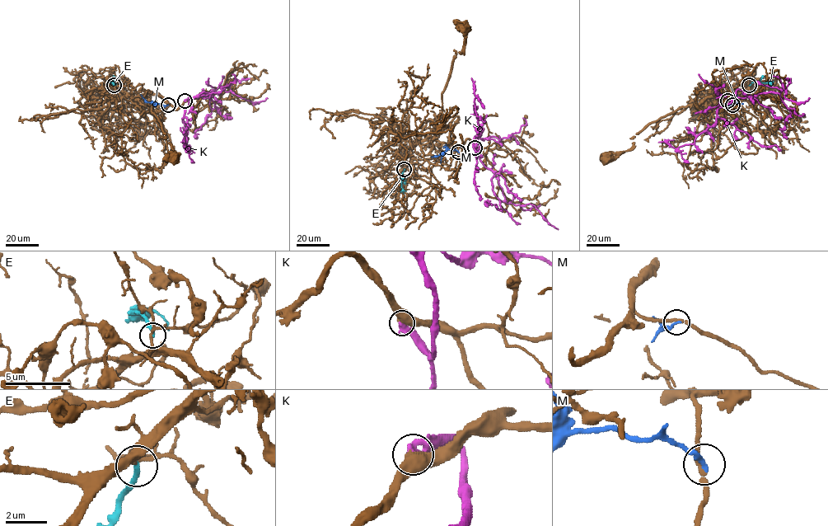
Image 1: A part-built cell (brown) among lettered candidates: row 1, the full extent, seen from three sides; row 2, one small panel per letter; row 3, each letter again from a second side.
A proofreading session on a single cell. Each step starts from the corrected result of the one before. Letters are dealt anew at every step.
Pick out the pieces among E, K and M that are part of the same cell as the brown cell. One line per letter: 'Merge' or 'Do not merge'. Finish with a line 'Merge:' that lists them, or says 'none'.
E: Do not merge
K: Do not merge
M: Do not merge
Merge: none

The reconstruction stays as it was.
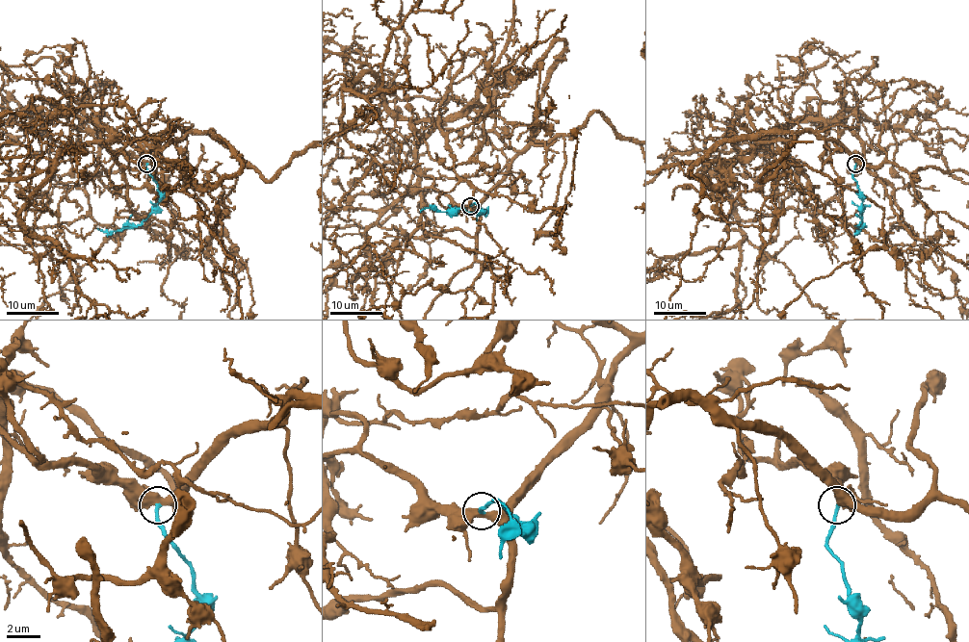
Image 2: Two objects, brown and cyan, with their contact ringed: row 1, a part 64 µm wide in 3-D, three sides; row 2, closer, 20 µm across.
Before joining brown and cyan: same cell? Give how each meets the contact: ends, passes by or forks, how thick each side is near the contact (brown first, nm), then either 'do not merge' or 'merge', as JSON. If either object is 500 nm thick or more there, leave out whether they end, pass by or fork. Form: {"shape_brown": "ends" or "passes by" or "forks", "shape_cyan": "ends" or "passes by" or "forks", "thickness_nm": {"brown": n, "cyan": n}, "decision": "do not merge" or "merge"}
{"shape_brown": "passes by", "shape_cyan": "ends", "thickness_nm": {"brown": 480, "cyan": 220}, "decision": "merge"}

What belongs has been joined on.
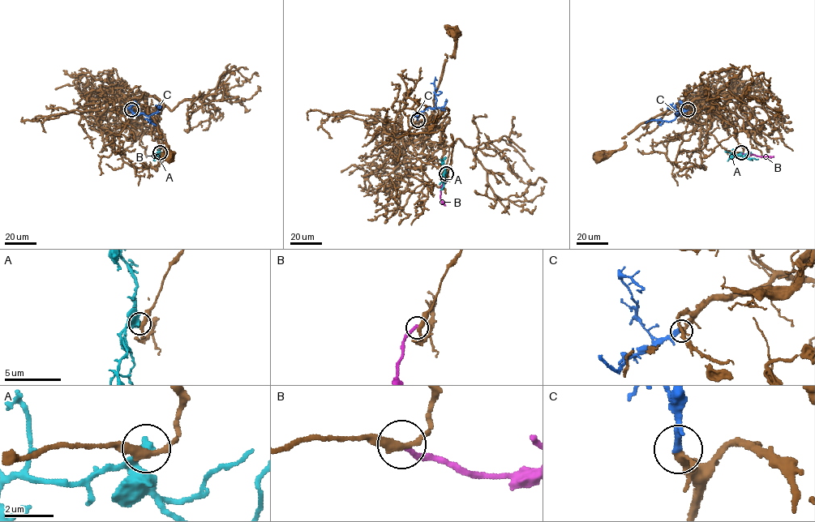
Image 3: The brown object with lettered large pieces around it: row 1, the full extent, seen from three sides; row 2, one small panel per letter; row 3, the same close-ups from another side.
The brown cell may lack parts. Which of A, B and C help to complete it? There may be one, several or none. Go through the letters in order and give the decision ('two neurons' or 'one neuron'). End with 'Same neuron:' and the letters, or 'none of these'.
A: two neurons
B: two neurons
C: one neuron
Same neuron: C

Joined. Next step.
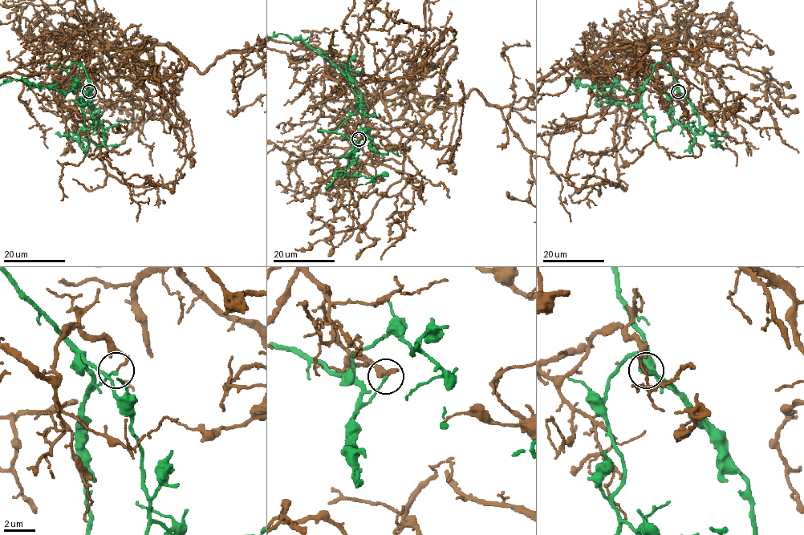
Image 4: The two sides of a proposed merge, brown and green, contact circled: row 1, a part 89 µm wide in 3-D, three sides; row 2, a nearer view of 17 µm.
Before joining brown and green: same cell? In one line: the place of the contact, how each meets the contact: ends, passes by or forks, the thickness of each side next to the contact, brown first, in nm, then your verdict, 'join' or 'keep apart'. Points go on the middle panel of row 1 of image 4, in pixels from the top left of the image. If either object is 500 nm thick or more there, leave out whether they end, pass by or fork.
at (359, 139); brown ends there; green ends there; 140 nm thick on the brown side, 170 nm on the other; keep apart

